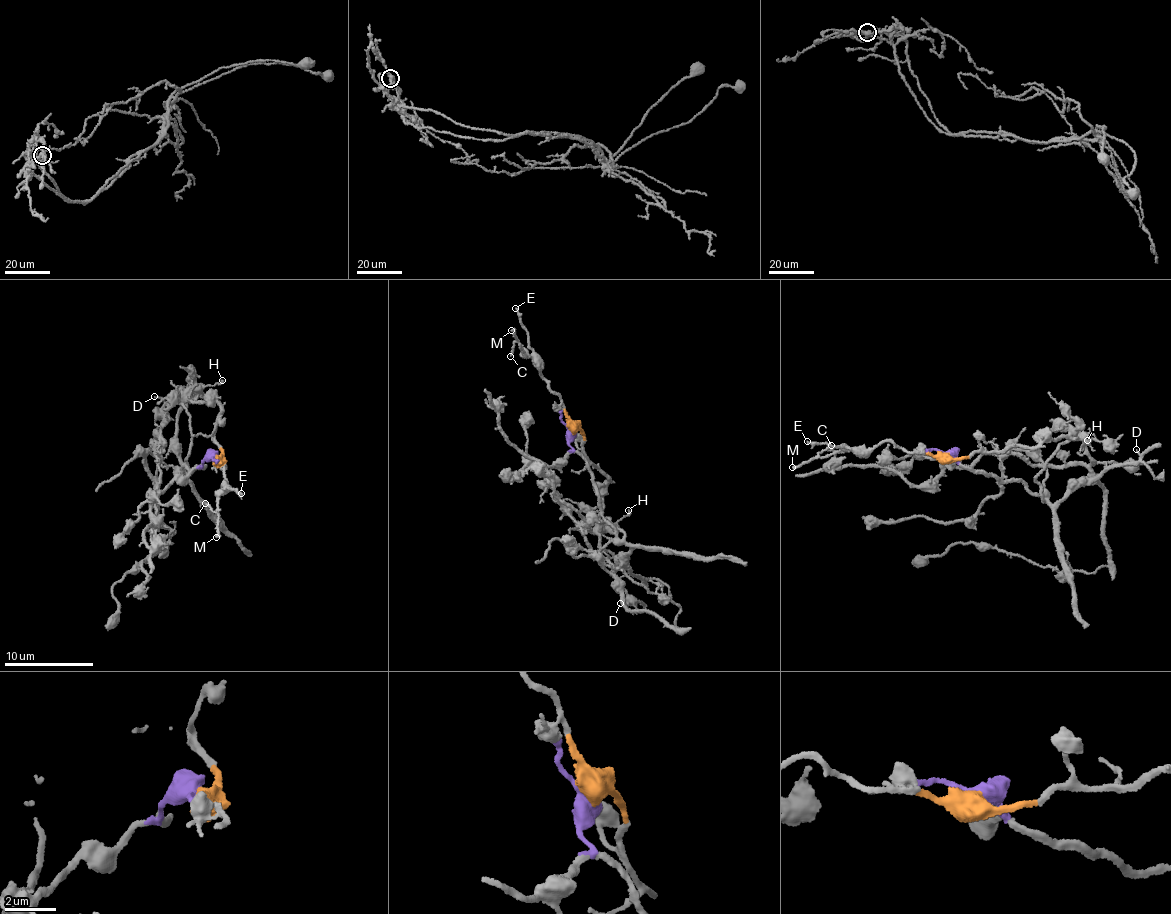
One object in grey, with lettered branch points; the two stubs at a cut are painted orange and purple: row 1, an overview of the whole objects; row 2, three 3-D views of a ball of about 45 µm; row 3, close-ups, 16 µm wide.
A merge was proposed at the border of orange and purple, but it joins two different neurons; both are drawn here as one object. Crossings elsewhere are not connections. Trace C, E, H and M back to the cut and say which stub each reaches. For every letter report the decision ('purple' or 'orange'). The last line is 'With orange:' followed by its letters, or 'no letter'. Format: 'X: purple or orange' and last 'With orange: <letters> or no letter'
C: orange
E: orange
H: orange
M: orange
With orange: C, E, H, M

